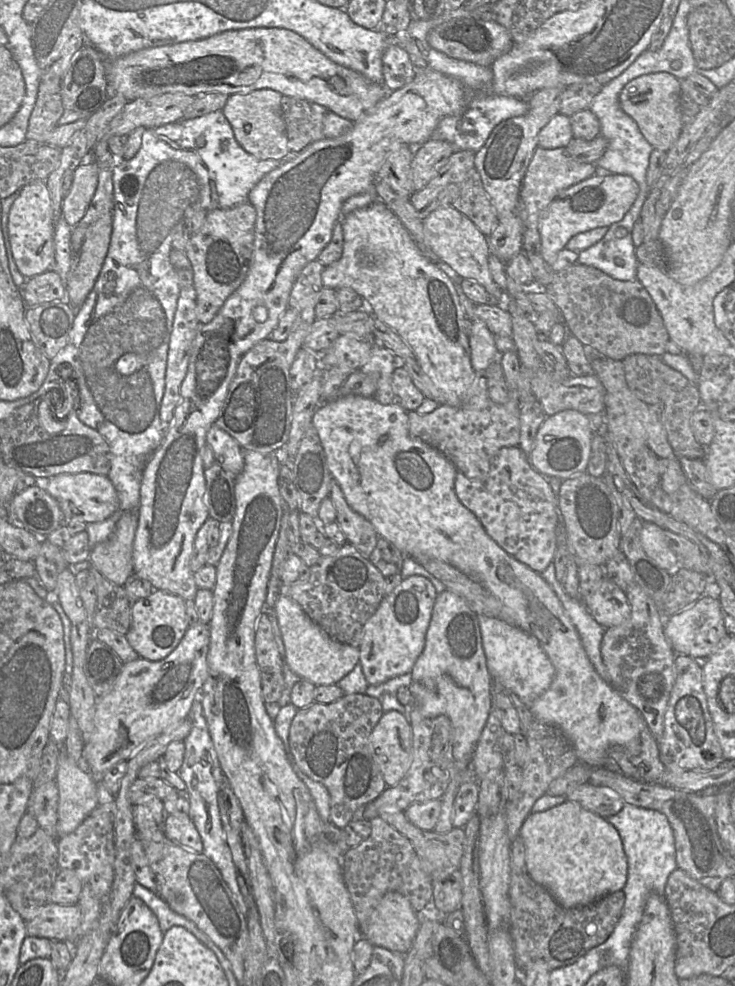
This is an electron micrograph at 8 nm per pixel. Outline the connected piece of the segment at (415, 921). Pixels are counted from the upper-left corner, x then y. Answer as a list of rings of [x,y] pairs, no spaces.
[[[398,891],[386,893],[366,923],[360,935],[374,946],[406,954],[419,928],[419,914],[409,900]]]

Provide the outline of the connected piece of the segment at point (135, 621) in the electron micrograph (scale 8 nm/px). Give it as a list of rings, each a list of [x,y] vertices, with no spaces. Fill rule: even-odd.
[[[161,589],[134,601],[131,615],[131,625],[125,637],[139,657],[150,661],[166,658],[178,646],[191,625],[186,614],[185,599]]]

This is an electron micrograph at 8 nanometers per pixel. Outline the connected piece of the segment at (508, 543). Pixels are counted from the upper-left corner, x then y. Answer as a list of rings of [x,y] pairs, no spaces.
[[[502,448],[484,479],[471,479],[458,472],[455,493],[460,502],[477,516],[488,535],[513,558],[536,572],[542,572],[552,564],[560,519],[557,494],[521,448]]]

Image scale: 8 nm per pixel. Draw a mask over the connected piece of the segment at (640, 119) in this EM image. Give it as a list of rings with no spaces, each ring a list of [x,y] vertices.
[[[656,72],[631,80],[620,93],[622,110],[637,123],[653,148],[667,152],[679,138],[683,127],[680,91],[680,79],[667,72]]]

